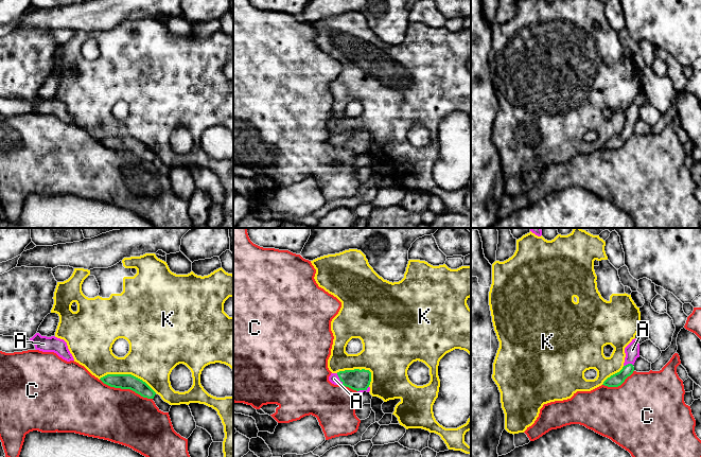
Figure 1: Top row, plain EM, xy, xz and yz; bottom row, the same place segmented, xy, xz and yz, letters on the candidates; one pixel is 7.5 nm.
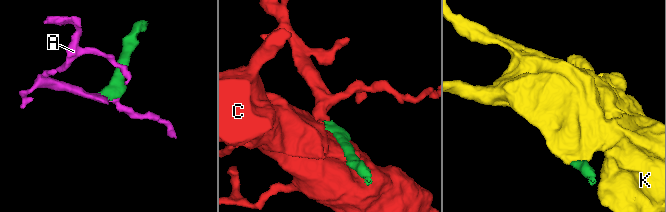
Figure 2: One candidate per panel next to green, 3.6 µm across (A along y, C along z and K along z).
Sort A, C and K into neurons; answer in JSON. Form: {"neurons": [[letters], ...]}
{"neurons": [["A"], ["C"], ["K"]]}

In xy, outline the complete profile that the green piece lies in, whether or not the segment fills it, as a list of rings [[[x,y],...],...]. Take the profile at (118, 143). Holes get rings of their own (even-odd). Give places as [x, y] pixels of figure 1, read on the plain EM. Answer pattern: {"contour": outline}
{"contour": [[[107,137],[100,142],[110,150],[130,152],[143,160],[154,161],[156,157],[145,144],[132,137]]]}

